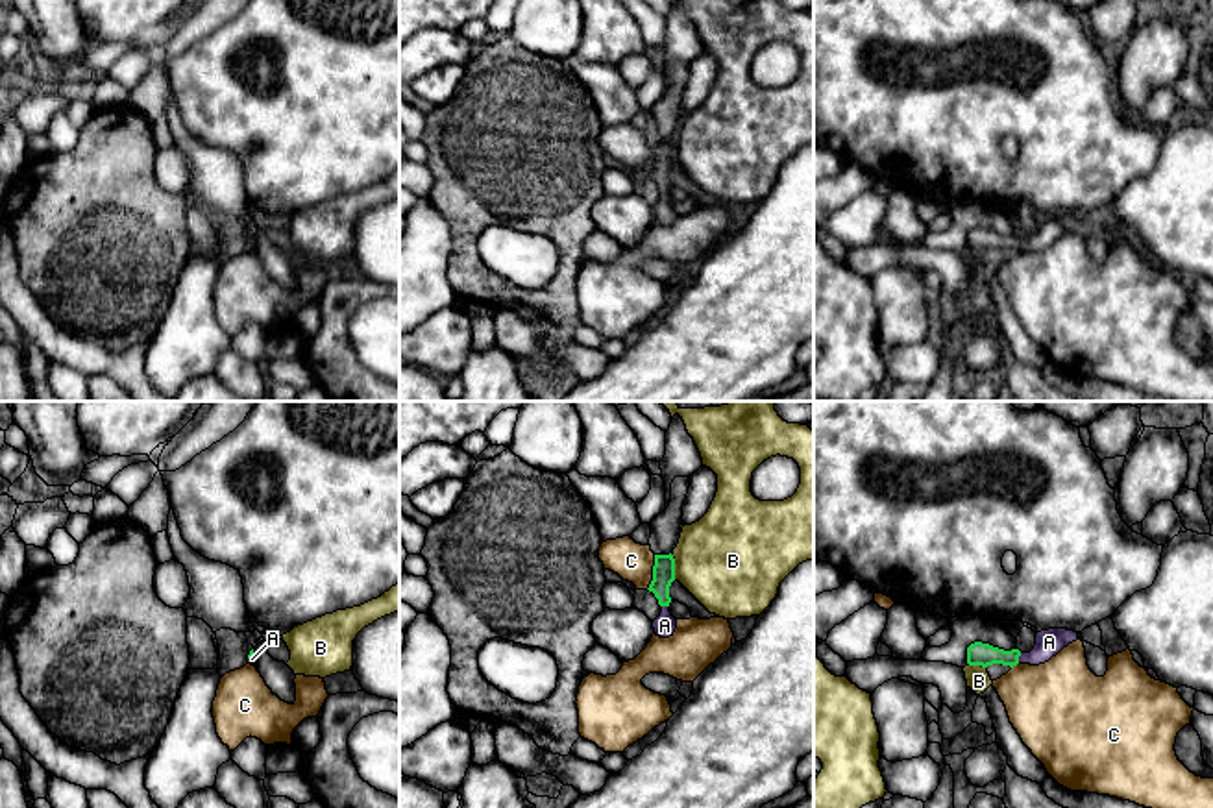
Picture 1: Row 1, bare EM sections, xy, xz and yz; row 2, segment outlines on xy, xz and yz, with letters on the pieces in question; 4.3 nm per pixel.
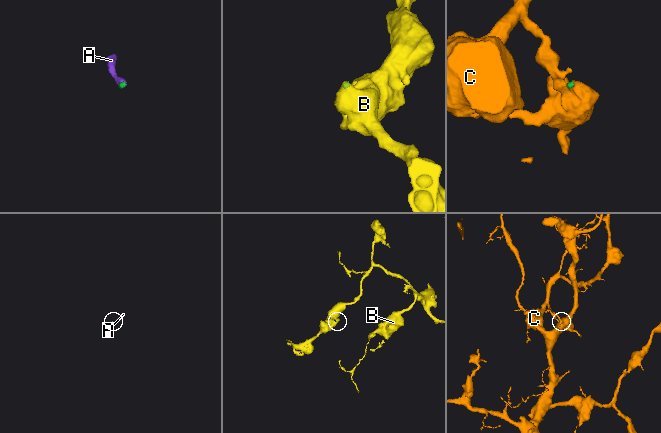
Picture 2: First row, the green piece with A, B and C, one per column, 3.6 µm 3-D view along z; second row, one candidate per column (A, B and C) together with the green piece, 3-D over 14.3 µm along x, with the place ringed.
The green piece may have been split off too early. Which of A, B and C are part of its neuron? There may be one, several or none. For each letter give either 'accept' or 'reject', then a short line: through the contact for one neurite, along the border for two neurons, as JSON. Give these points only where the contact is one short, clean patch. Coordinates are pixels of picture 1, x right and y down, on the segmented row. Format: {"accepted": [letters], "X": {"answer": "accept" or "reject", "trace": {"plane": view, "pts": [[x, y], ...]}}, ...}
{"accepted": ["A"], "A": {"answer": "accept", "trace": {"plane": "yz", "pts": [[979, 653], [1017, 659], [1032, 659], [1049, 642]]}}, "B": {"answer": "reject", "trace": {"plane": "xz", "pts": [[670, 553], [675, 564], [675, 579]]}}, "C": {"answer": "reject", "trace": {"plane": "xz", "pts": [[655, 555], [651, 583], [646, 588]]}}}

